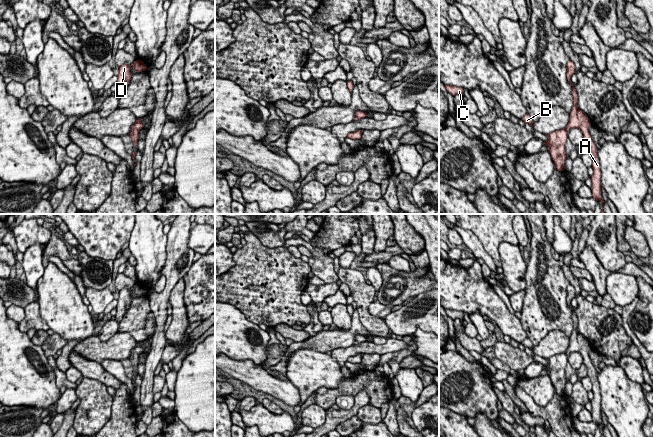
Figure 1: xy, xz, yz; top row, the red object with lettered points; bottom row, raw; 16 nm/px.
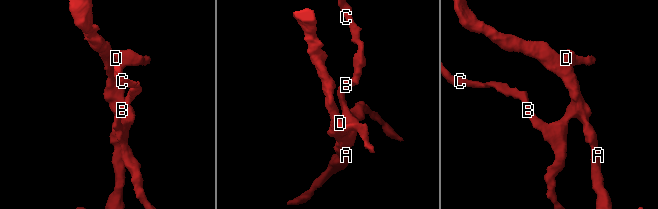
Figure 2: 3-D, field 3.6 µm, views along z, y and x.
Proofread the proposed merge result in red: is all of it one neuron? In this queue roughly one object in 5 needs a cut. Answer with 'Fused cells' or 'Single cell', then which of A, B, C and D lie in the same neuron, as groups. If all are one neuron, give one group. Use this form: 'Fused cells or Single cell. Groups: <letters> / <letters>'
Single cell. Groups: A B C D

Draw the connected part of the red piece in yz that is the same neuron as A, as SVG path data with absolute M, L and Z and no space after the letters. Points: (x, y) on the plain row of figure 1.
M569 284L567 286L567 304L572 308L572 319L573 319L573 331L570 336L570 343L568 349L565 353L561 353L550 358L547 358L548 364L544 366L545 369L548 369L548 376L551 378L551 382L556 389L558 395L565 394L565 385L566 385L566 376L565 369L568 362L568 355L571 352L579 352L583 357L583 364L587 368L587 376L591 379L593 385L593 399L591 400L592 405L592 421L596 425L602 426L601 438L605 438L603 435L603 429L605 425L602 422L601 418L601 395L600 395L600 386L598 382L598 375L595 367L592 364L592 361L589 357L589 351L591 346L588 340L578 332L578 322L577 315L573 307L571 306L572 299L576 297L575 288L573 285Z

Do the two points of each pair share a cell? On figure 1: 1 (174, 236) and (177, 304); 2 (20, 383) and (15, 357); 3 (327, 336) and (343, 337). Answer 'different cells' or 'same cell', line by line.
1: different cells
2: same cell
3: same cell

